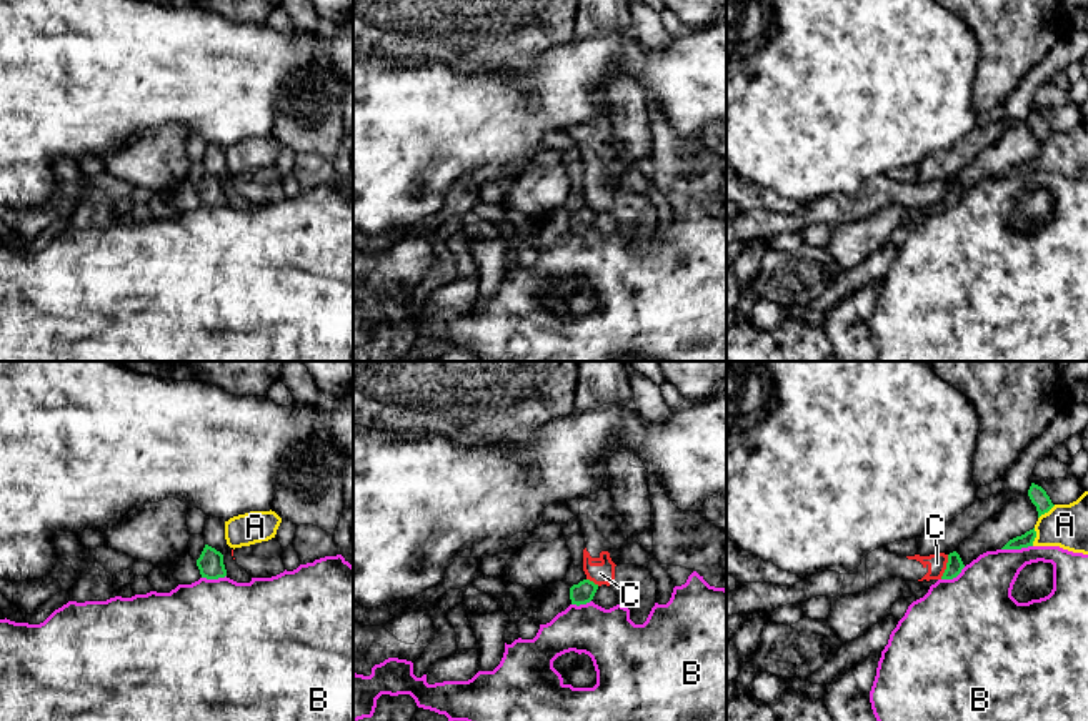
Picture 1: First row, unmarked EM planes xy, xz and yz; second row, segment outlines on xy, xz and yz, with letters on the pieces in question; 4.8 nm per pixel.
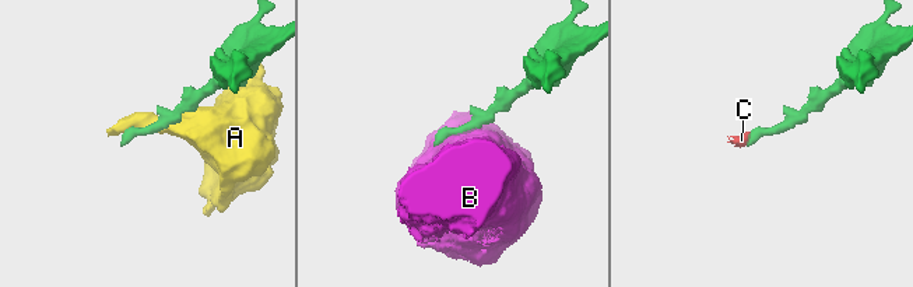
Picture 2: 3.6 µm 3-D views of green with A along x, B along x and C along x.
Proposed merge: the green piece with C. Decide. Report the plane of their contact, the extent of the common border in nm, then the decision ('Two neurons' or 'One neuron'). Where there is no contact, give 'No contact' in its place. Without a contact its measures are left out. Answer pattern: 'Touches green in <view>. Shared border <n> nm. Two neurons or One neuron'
Touches green in yz. Shared border 130 nm. Two neurons

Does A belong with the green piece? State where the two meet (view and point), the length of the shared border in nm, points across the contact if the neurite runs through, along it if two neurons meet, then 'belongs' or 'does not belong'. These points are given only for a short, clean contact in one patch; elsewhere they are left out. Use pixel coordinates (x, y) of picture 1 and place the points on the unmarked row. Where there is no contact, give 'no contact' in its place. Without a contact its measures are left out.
meets green in yz at (1035, 164); contact 90 nm long; border along yz (1035, 155), (1032, 172); does not belong

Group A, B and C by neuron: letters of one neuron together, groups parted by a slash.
A / B / C

